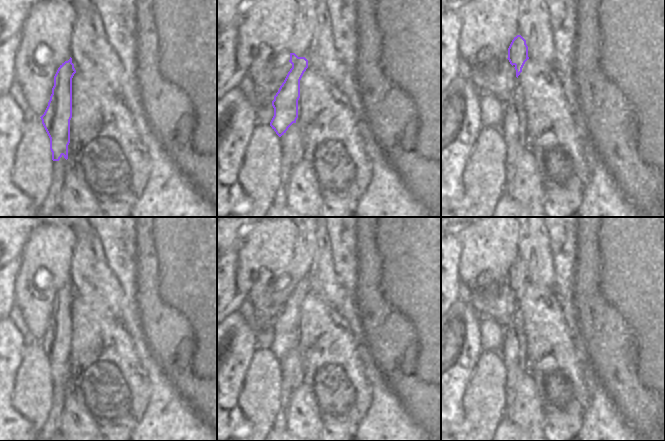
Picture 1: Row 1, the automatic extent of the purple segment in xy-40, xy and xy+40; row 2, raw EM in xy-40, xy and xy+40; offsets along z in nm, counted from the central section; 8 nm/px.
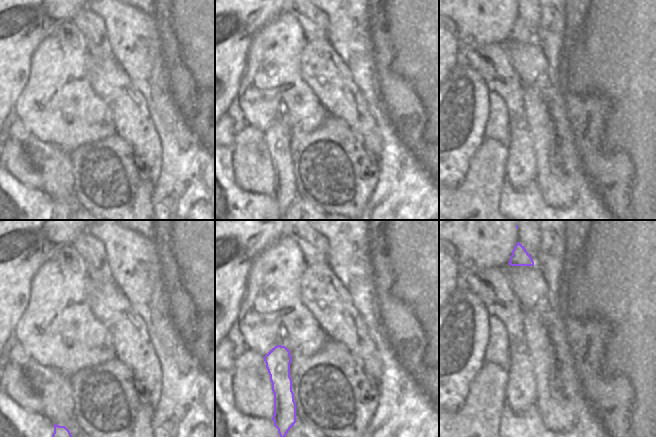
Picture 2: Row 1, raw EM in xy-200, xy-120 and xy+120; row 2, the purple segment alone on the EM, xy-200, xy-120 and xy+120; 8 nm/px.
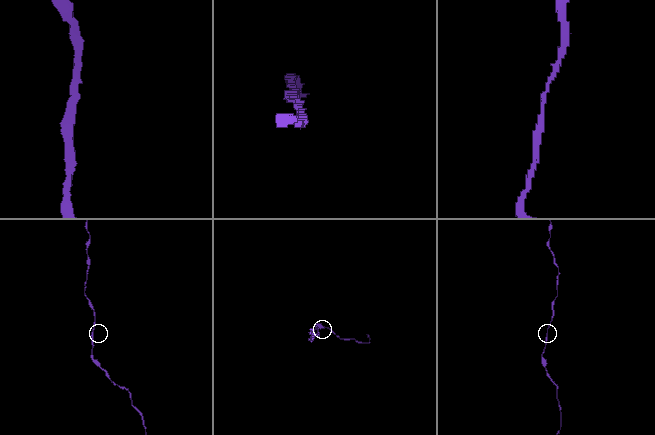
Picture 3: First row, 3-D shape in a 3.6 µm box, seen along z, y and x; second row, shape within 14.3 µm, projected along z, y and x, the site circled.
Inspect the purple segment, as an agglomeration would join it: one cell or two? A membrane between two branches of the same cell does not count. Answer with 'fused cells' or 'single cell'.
single cell

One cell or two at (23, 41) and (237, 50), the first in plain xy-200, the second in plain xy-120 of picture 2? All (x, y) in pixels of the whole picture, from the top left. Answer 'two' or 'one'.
one

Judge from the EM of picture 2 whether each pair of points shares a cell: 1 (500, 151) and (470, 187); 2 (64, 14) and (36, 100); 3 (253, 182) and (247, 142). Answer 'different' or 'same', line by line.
1: same
2: different
3: same

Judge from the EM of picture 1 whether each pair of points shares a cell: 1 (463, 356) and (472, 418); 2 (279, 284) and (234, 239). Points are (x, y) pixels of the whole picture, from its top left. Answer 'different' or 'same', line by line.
1: different
2: different

